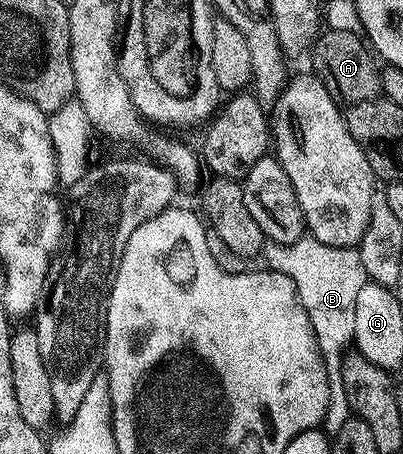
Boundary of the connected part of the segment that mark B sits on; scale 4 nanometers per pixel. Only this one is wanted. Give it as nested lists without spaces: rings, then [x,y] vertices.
[[[303,237],[294,243],[266,242],[264,259],[264,266],[268,270],[283,273],[283,277],[291,277],[291,281],[295,281],[297,295],[311,321],[311,329],[317,338],[317,350],[323,357],[329,378],[329,404],[323,427],[326,432],[335,433],[343,421],[351,418],[347,393],[343,393],[341,361],[345,355],[344,347],[353,343],[355,301],[359,298],[359,289],[363,289],[367,282],[363,257],[357,247],[323,245],[323,241]]]

